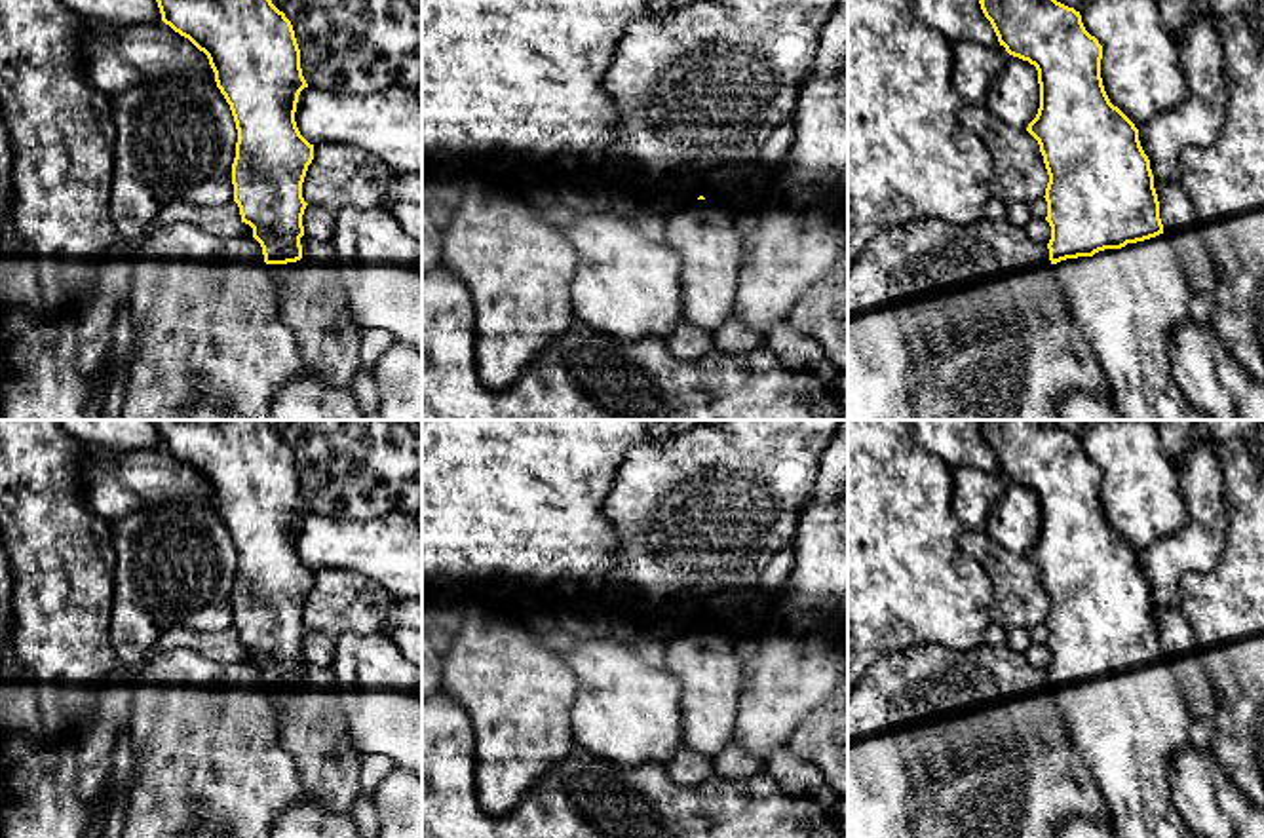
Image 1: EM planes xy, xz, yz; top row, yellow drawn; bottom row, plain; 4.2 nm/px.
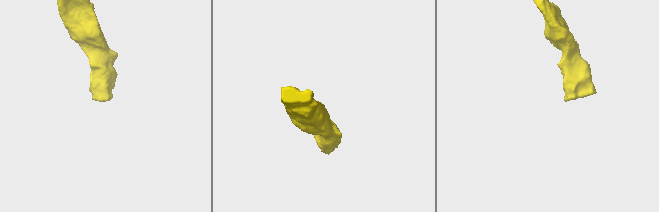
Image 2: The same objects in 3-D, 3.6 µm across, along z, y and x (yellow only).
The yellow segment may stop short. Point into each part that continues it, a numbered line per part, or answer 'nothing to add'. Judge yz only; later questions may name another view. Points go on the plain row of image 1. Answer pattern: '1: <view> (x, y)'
1: yz (1126, 728)

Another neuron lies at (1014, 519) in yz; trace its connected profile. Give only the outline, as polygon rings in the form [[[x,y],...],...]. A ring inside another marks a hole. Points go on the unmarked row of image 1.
[[[1009,481],[985,513],[985,532],[1002,547],[1026,555],[1040,534],[1036,492]]]

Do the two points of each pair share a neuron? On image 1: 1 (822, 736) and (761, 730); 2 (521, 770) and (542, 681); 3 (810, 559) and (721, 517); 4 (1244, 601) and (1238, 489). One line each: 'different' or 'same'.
1: different
2: same
3: different
4: same

